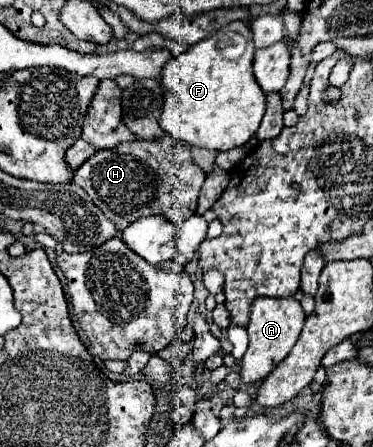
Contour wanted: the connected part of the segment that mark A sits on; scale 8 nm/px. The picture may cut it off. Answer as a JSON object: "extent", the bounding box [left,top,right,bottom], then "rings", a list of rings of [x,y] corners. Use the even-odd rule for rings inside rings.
{"extent":[242,298,304,382],"rings":[[[256,298],[250,306],[250,322],[248,322],[248,336],[250,344],[242,358],[242,380],[244,382],[258,382],[264,380],[278,362],[286,358],[286,354],[296,344],[300,330],[304,326],[304,310],[296,298]]]}

